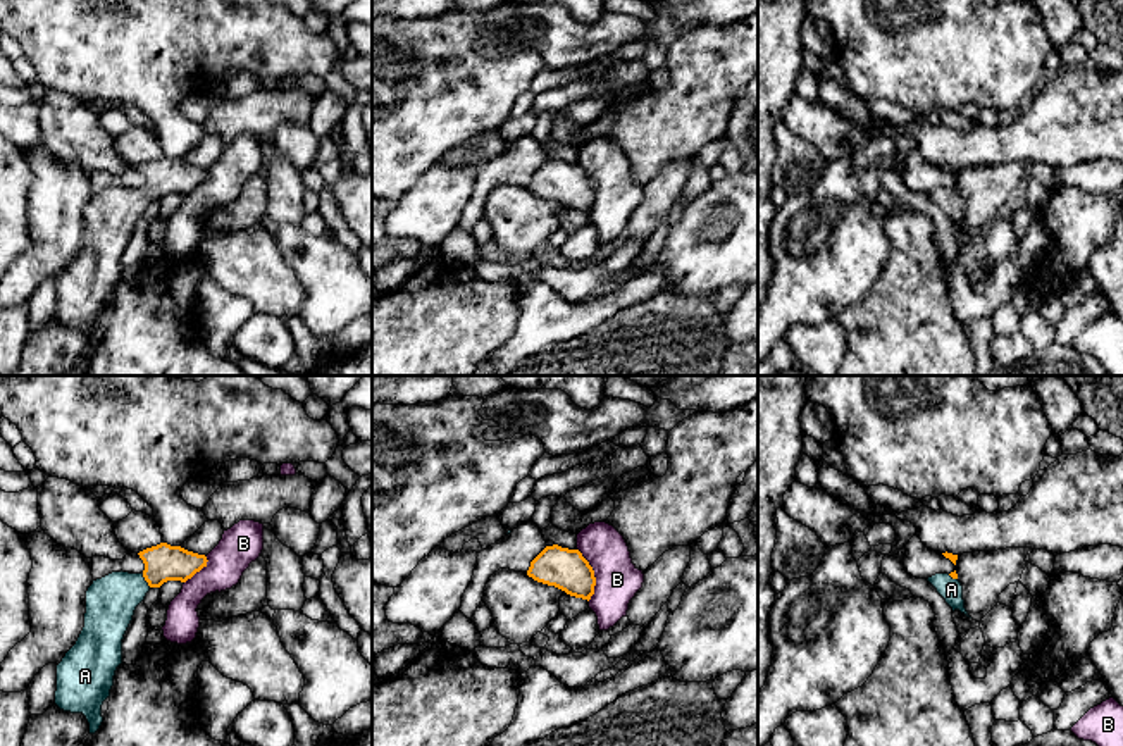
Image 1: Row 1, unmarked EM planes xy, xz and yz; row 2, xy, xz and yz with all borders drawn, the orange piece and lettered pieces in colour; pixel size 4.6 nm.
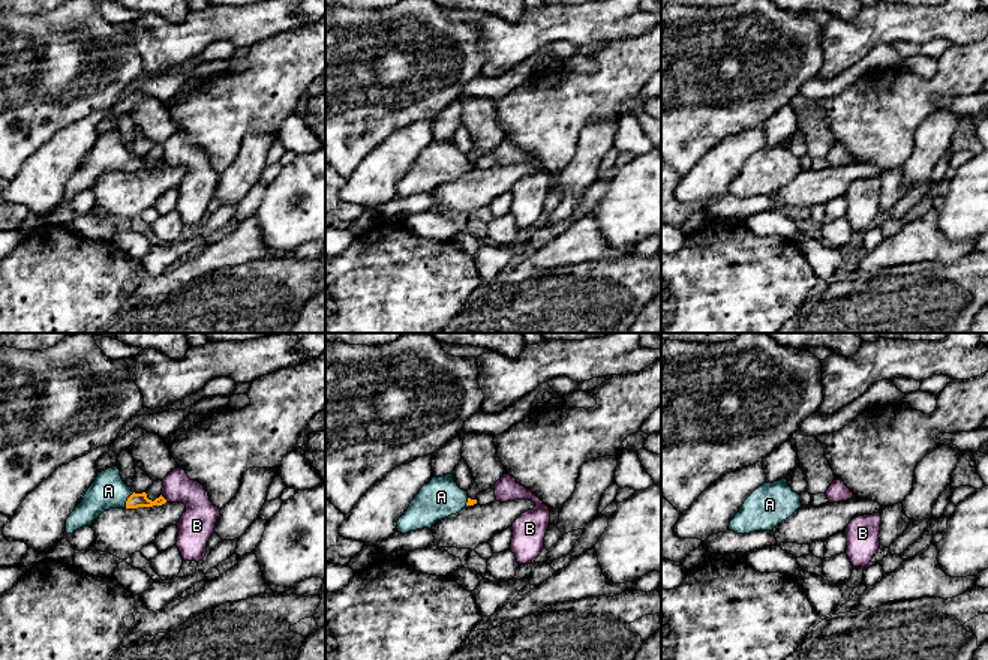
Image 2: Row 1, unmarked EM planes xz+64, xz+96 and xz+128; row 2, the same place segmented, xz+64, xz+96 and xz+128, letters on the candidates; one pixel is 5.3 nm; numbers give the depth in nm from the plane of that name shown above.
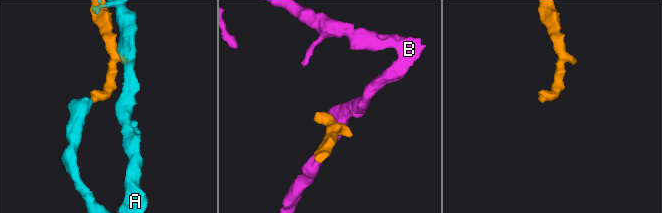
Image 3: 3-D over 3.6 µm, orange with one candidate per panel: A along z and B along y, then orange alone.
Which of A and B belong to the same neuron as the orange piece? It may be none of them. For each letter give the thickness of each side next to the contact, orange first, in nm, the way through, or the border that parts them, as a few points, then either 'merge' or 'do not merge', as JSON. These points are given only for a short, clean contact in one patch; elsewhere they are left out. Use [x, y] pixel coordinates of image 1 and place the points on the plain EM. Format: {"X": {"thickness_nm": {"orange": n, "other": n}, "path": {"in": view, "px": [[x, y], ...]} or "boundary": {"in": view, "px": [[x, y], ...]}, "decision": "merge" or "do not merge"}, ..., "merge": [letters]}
{"A": {"thickness_nm": {"orange": 170, "other": 240}, "path": {"in": "xy", "px": [[162, 176], [145, 193], [121, 205], [111, 216]]}, "decision": "merge"}, "B": {"thickness_nm": {"orange": 190, "other": 200}, "boundary": {"in": "xz", "px": [[577, 162], [595, 192], [595, 207], [589, 214]]}, "decision": "do not merge"}, "merge": ["A"]}

